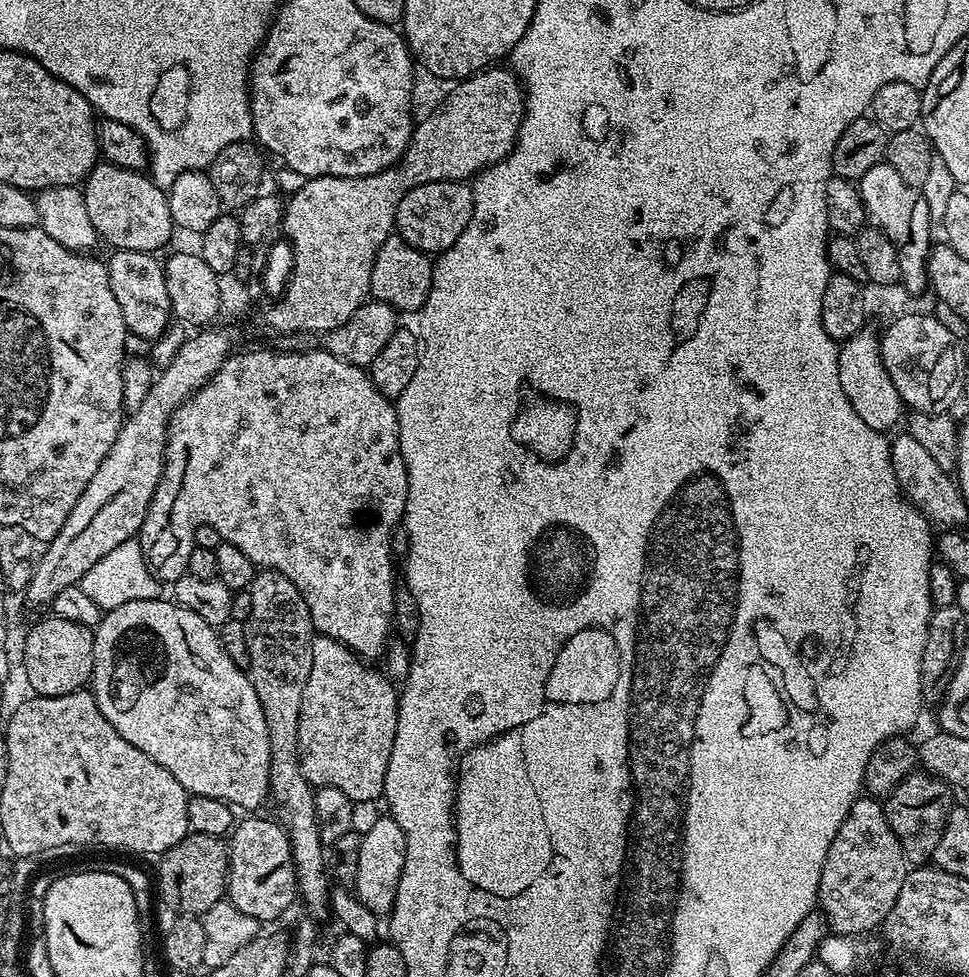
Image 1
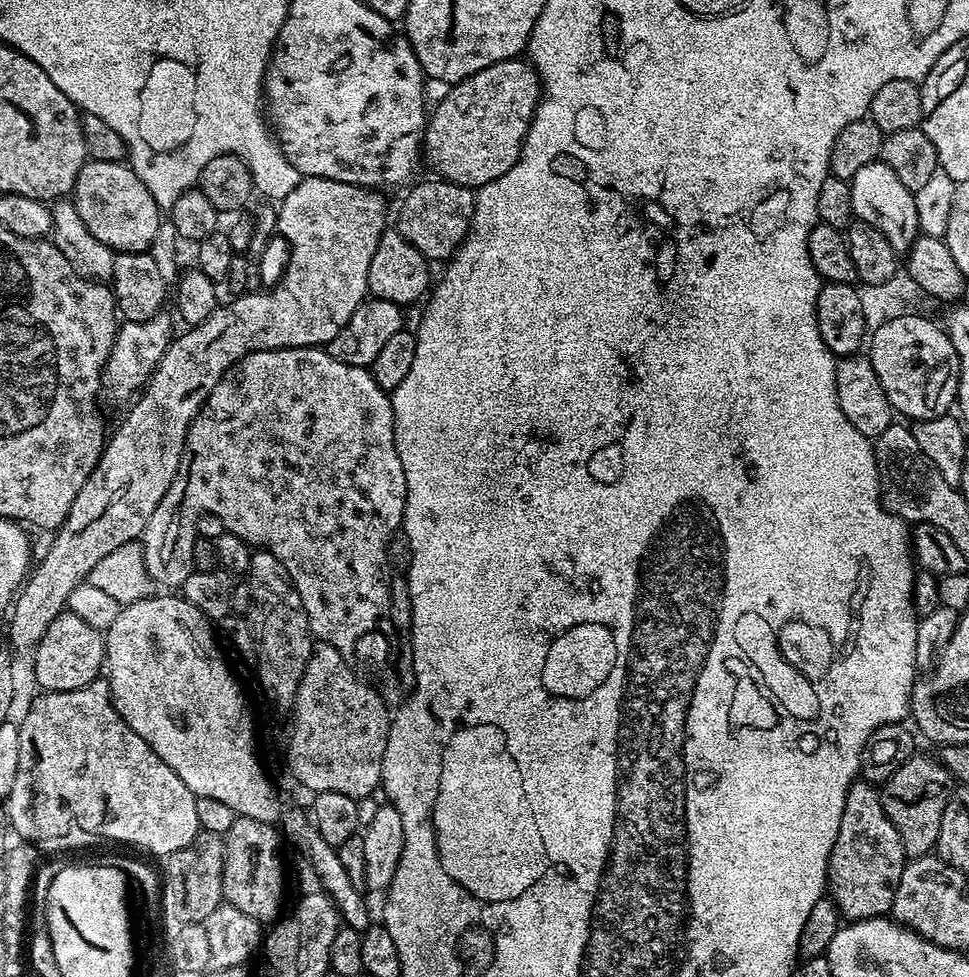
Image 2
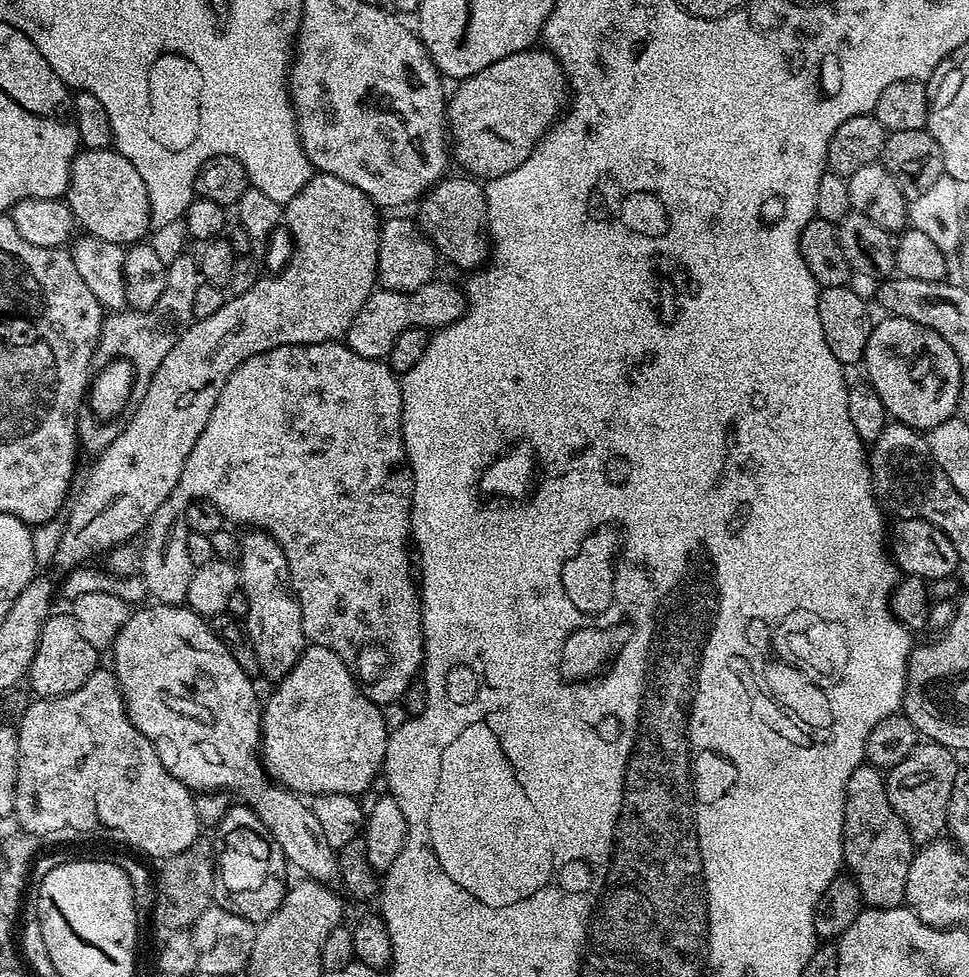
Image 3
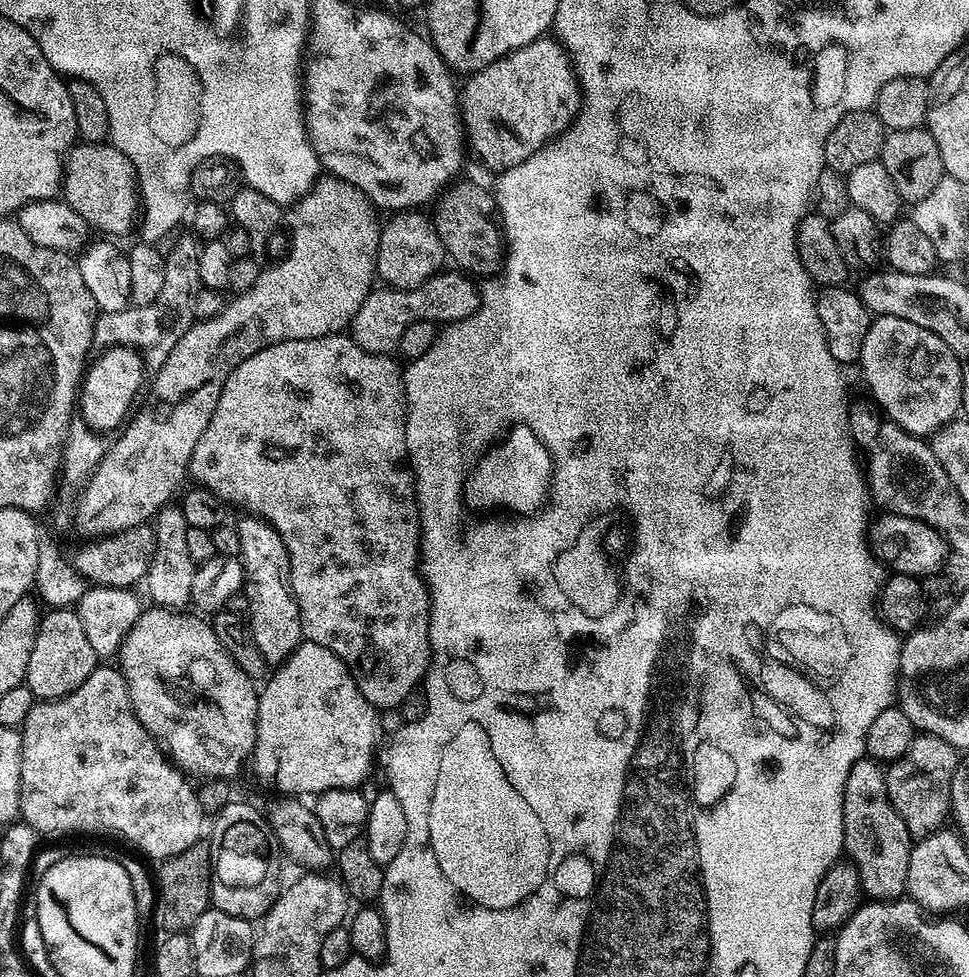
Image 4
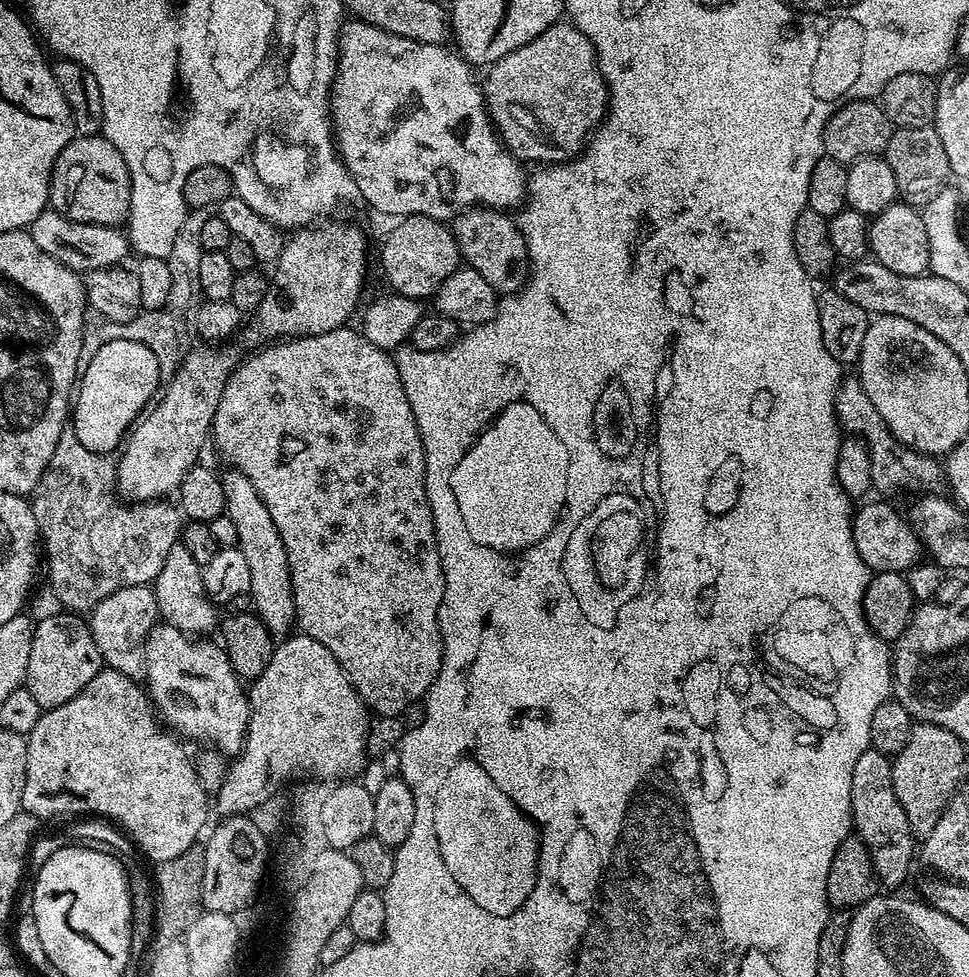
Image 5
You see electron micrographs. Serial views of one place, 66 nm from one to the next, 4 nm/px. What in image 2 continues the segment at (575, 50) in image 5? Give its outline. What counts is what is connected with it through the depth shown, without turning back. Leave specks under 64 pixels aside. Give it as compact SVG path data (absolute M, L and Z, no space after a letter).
M527 59L503 60L494 62L494 66L486 66L486 70L478 70L465 80L459 80L447 89L448 93L440 100L436 109L431 109L424 129L422 156L433 168L437 177L450 180L473 190L479 190L484 184L494 182L494 178L502 178L506 170L518 162L524 149L524 139L528 127L536 116L536 105L542 99L540 73L532 67Z

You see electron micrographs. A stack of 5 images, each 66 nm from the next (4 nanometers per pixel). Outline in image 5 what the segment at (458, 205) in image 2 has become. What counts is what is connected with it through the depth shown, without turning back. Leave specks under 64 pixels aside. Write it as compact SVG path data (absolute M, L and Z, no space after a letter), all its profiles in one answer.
M473 206L461 211L450 224L461 261L467 267L478 270L478 274L482 274L482 278L486 278L498 294L520 291L530 275L524 235L520 233L519 223L508 216L511 215L507 211L498 208Z

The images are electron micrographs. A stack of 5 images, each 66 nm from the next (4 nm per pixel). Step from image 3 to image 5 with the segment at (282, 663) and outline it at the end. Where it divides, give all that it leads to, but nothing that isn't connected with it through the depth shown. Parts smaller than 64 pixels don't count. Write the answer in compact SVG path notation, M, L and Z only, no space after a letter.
M229 467L227 471L228 473L220 476L222 490L226 494L224 511L238 530L238 547L250 569L251 607L268 627L269 632L291 633L296 624L296 607L292 593L290 562L286 546L282 542L282 534L278 534L278 526L274 526L274 518L270 518L270 510L266 510L266 502L262 502L253 483L234 467Z

